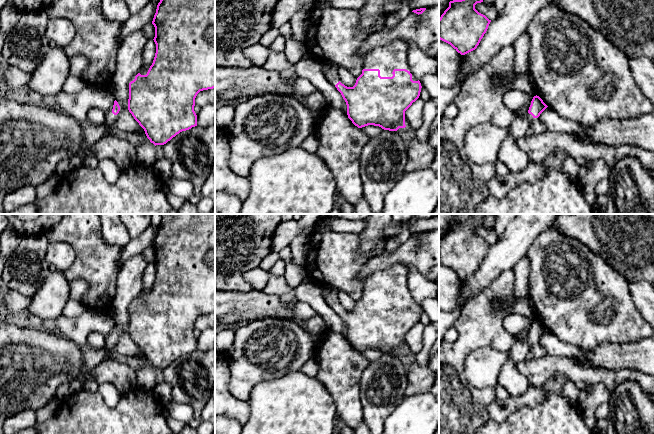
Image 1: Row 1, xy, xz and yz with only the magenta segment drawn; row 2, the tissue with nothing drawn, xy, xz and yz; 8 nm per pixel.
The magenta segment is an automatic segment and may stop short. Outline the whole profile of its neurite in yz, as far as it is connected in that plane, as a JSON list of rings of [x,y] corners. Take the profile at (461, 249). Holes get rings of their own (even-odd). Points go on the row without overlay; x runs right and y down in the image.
[[[471,214],[464,223],[449,226],[449,231],[439,242],[439,263],[450,268],[458,277],[465,279],[477,272],[491,246],[475,233],[477,227],[495,228],[496,214]]]

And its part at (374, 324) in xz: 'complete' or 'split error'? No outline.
split error

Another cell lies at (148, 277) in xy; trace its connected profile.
[[[148,263],[145,271],[142,275],[142,282],[143,282],[143,290],[140,293],[139,297],[141,299],[146,299],[150,290],[153,287],[154,281],[156,277],[156,268],[153,263]]]

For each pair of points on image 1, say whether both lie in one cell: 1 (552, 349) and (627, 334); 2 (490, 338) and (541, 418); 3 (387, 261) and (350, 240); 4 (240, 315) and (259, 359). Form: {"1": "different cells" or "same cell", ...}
{"1": "different cells", "2": "different cells", "3": "different cells", "4": "different cells"}

